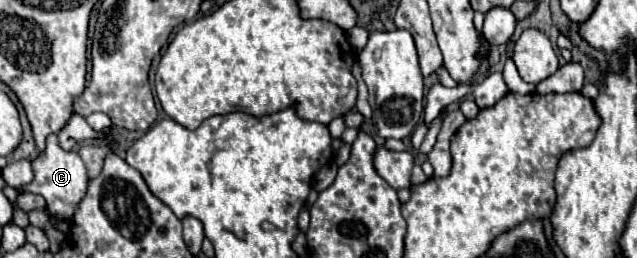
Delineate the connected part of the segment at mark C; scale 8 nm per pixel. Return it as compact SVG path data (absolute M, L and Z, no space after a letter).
M50 134L46 138L46 148L32 162L32 168L34 168L34 180L30 184L26 184L26 186L20 186L18 192L32 192L32 194L44 196L44 200L50 206L50 212L54 216L70 220L74 216L74 210L76 210L78 202L84 198L86 186L88 186L86 166L80 160L80 156L76 152L62 150L60 144L58 144L56 134Z

